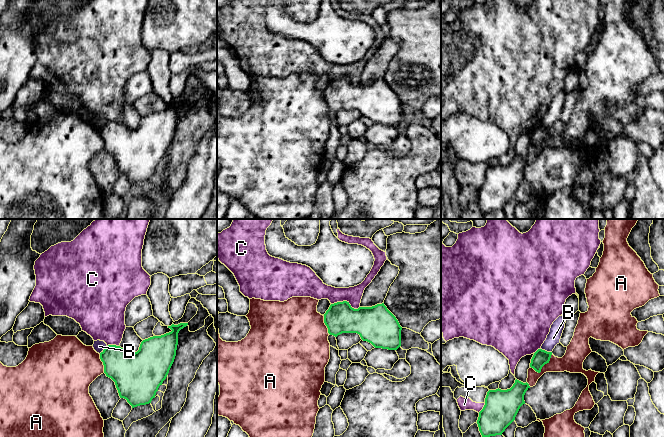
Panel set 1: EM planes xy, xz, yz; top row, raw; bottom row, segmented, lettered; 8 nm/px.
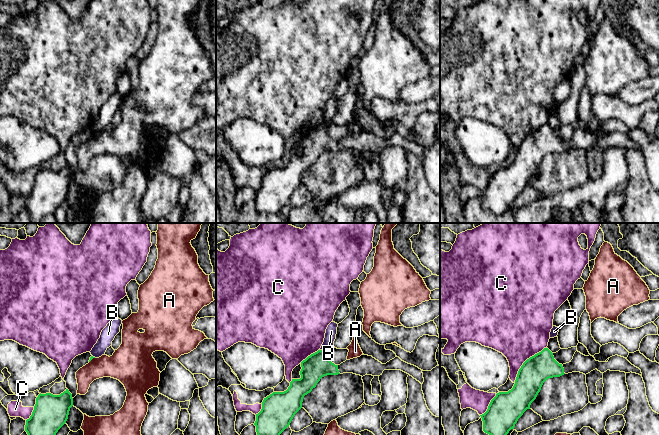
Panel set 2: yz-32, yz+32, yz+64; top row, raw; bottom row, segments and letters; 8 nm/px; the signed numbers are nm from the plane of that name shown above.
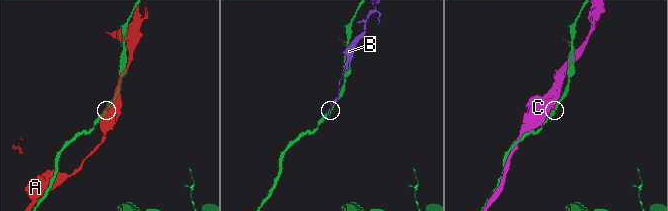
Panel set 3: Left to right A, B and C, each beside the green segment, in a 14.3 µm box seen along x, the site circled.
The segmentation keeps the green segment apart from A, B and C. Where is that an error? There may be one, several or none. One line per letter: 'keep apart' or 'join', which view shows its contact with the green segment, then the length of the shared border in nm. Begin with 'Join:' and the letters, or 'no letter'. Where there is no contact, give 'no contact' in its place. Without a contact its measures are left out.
Join: no letter
A: keep apart; contact in yz; length 220 nm
B: keep apart; contact in yz; length 100 nm
C: keep apart; contact in xz; length 240 nm

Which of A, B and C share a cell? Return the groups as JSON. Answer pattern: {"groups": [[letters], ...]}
{"groups": [["A"], ["B"], ["C"]]}

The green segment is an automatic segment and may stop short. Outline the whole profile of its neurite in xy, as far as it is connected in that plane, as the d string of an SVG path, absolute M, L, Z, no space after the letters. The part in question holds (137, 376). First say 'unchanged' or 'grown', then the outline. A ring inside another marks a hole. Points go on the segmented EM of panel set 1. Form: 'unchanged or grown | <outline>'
unchanged | M188 323L168 326L172 331L161 336L153 336L141 342L139 350L131 353L116 345L108 345L101 353L104 373L116 385L120 398L124 398L132 408L151 403L156 392L166 379L174 362L178 345L178 333Z

